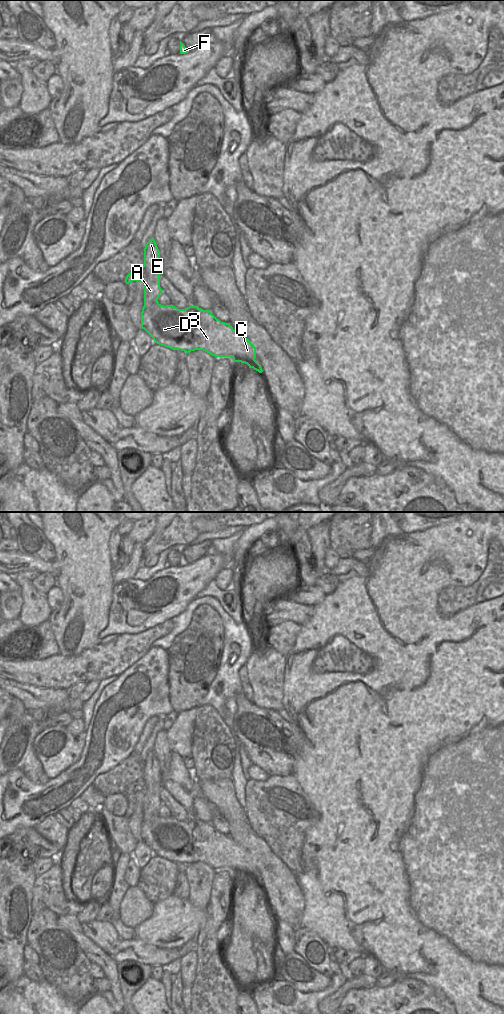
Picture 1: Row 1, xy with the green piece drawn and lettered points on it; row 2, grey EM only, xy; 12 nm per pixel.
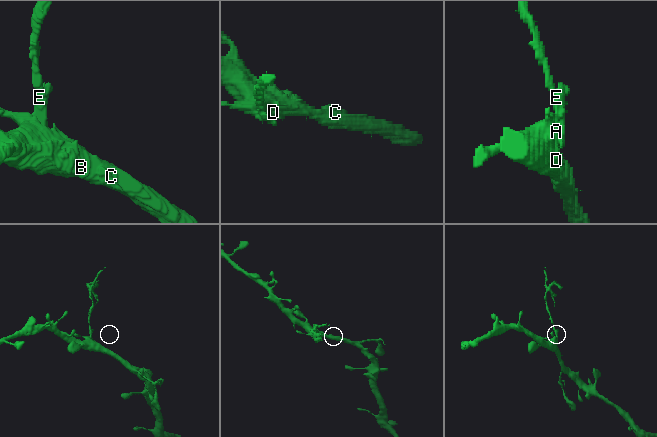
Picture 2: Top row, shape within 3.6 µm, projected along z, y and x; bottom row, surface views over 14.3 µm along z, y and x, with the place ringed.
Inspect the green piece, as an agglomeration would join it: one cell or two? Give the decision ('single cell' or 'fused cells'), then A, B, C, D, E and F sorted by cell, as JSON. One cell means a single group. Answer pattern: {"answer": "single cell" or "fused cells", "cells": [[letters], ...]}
{"answer": "fused cells", "cells": [["A", "B", "C", "D"], ["E", "F"]]}

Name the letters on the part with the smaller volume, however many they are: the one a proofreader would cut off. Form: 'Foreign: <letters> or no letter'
Foreign: E, F

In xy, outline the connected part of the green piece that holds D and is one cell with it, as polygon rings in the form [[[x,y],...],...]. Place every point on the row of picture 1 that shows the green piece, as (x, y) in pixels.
[[[143,266],[131,271],[125,278],[125,283],[144,281],[144,306],[141,312],[141,328],[144,329],[155,343],[186,353],[203,350],[214,357],[232,357],[233,362],[245,363],[249,368],[262,373],[261,365],[255,360],[256,347],[242,334],[233,329],[229,323],[221,322],[211,311],[203,310],[197,306],[178,309],[171,305],[161,305],[158,298],[162,293],[160,275],[148,276]]]

